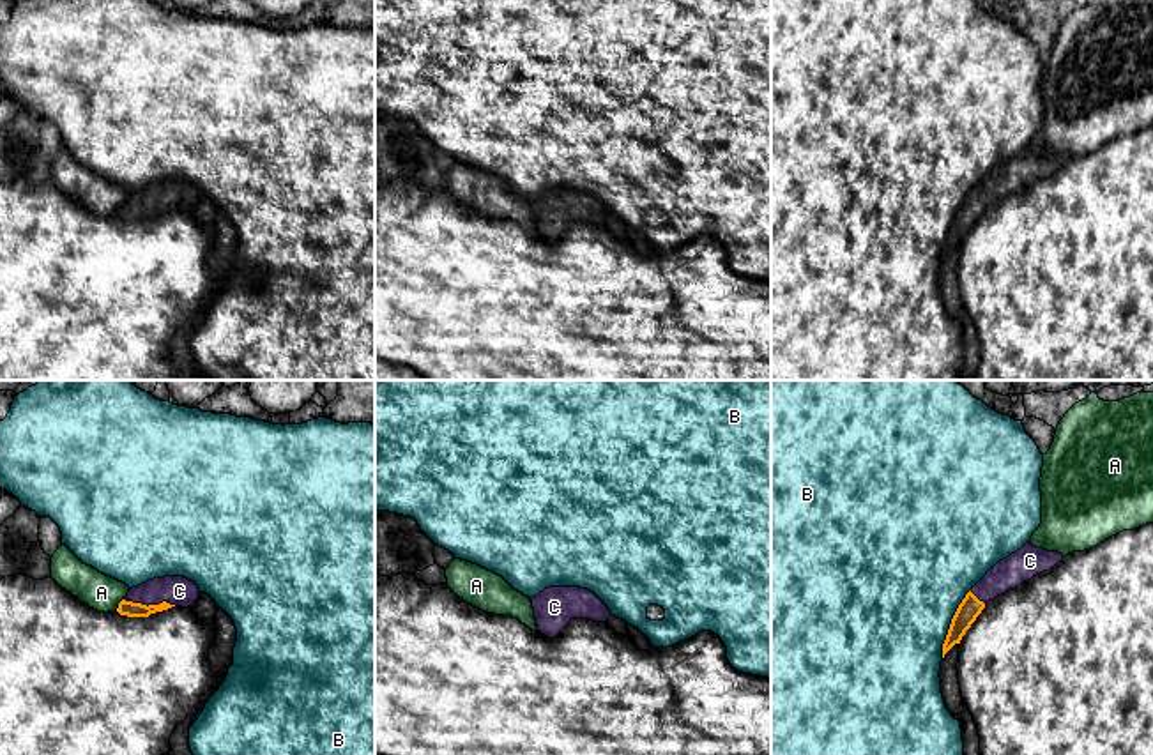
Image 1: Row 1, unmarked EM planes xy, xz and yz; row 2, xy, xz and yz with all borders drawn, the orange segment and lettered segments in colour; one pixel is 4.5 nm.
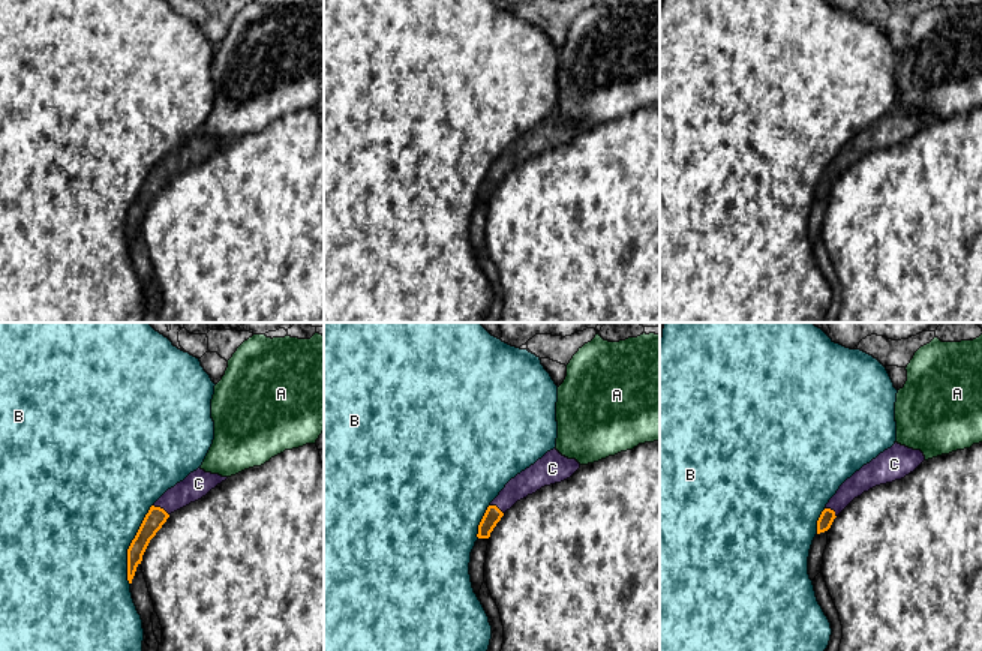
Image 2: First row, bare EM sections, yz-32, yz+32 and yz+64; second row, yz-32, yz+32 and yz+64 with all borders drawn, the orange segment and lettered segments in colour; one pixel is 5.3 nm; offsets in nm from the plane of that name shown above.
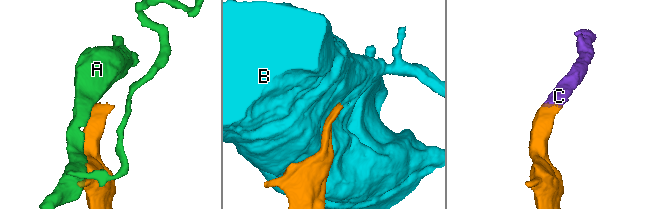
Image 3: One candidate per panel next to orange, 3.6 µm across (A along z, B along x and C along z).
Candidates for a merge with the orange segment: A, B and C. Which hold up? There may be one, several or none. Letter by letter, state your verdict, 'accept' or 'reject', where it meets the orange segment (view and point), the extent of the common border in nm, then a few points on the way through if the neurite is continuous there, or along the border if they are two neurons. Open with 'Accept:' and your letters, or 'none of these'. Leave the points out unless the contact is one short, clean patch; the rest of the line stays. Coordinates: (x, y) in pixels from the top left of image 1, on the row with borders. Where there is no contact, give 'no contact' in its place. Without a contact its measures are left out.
Accept: C
A: reject | xy (119, 603) | 70 nm
B: reject | yz (952, 623) | 340 nm
C: accept | xy (151, 605) | 240 nm | across xy (129, 609), (133, 605), (151, 605), (163, 593), (179, 591)

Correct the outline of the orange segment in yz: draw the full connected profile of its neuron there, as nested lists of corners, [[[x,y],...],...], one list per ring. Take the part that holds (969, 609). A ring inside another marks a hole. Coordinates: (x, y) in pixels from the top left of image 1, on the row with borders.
[[[1026,543],[1020,550],[990,568],[958,605],[943,644],[943,658],[955,644],[960,644],[962,637],[989,601],[996,599],[1010,589],[1022,585],[1033,576],[1049,571],[1061,561],[1061,553],[1047,552],[1043,548],[1033,546],[1031,543]]]

